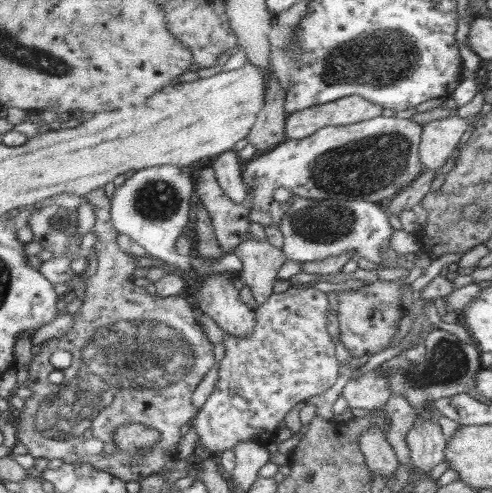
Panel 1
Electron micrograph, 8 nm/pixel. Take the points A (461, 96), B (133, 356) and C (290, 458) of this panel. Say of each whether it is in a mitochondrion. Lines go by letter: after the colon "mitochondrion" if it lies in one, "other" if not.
A: other
B: mitochondrion
C: other

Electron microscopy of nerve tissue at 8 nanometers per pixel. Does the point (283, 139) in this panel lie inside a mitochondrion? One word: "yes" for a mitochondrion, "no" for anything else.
no

